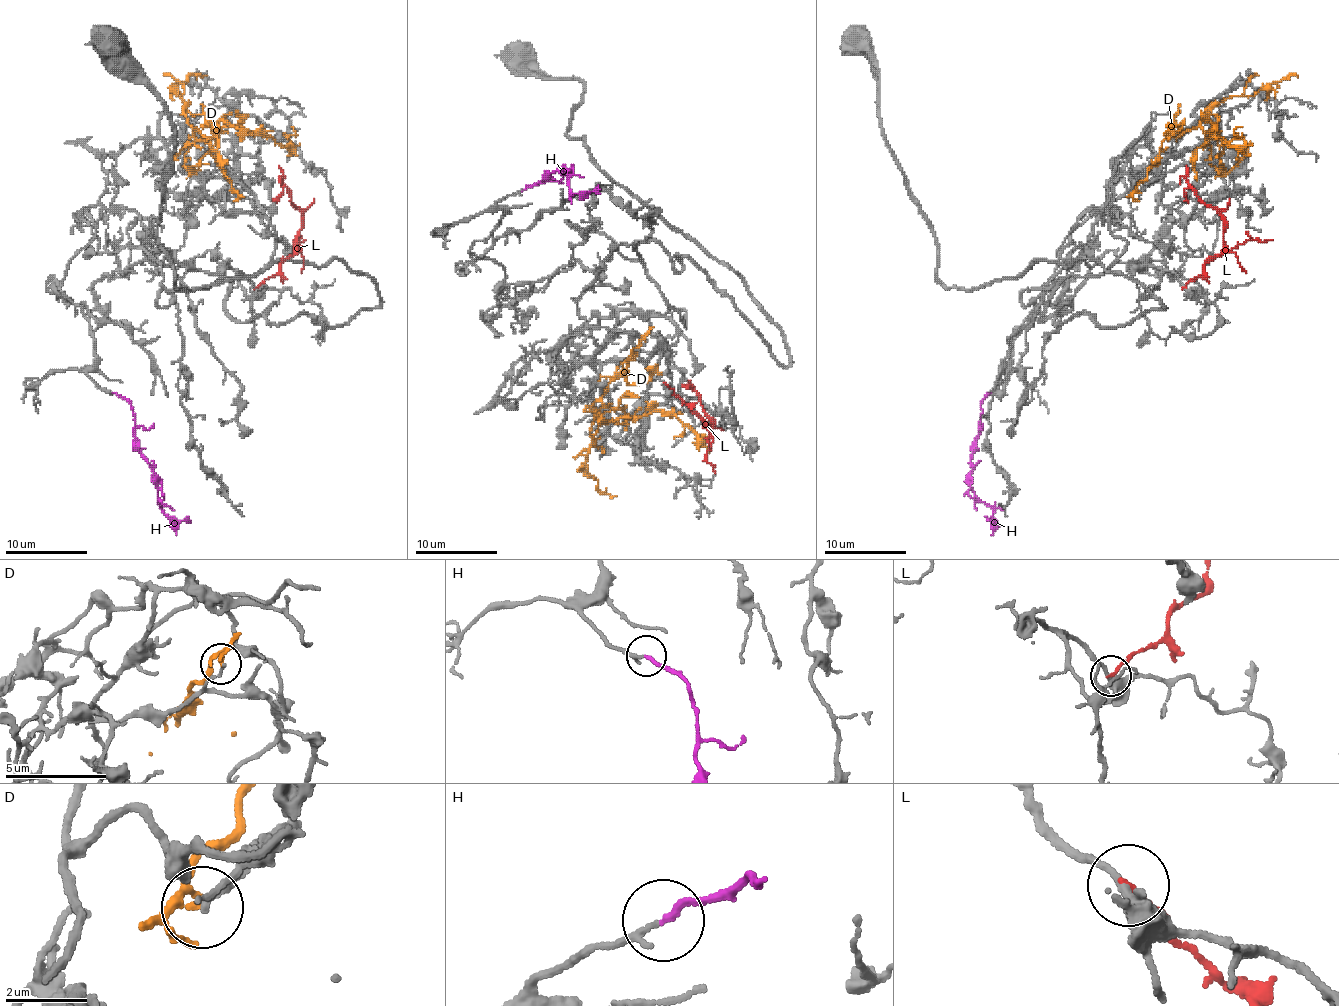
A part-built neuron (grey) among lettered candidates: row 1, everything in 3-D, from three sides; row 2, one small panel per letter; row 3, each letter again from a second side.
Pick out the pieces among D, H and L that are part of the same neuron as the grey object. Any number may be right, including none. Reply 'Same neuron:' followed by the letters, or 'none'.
Same neuron: H

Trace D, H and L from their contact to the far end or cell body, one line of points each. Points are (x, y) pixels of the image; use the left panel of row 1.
D: (235, 192), (217, 139), (192, 127), (198, 139), (209, 139), (240, 124), (283, 147), (293, 127)
H: (114, 392), (130, 405), (137, 450), (155, 477), (163, 512), (180, 520), (188, 516)
L: (256, 287), (273, 277), (279, 265), (295, 250), (295, 236), (301, 227), (301, 213), (293, 205), (279, 166)

